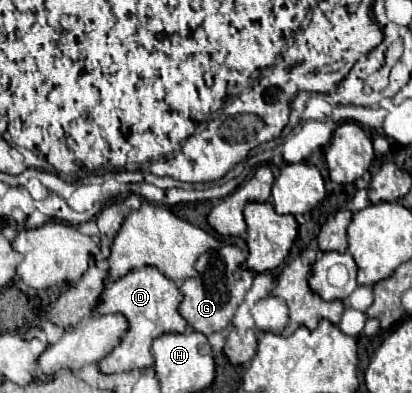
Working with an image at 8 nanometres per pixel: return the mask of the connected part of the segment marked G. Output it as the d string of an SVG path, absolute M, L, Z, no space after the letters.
M223 244L221 248L199 256L199 260L195 262L195 270L199 272L199 276L187 278L179 288L183 294L179 314L193 326L195 332L209 336L213 332L225 330L231 324L231 318L243 302L245 292L249 290L255 274L249 268L245 268L245 256L233 244Z

